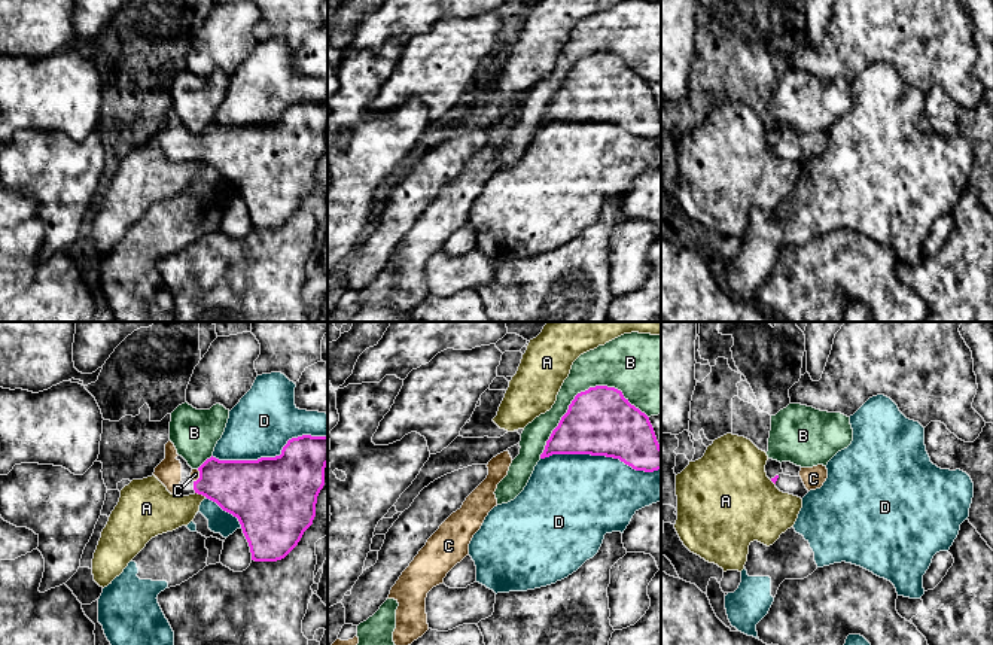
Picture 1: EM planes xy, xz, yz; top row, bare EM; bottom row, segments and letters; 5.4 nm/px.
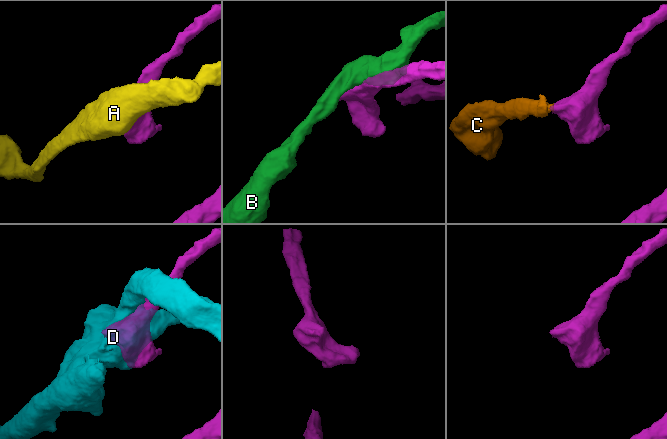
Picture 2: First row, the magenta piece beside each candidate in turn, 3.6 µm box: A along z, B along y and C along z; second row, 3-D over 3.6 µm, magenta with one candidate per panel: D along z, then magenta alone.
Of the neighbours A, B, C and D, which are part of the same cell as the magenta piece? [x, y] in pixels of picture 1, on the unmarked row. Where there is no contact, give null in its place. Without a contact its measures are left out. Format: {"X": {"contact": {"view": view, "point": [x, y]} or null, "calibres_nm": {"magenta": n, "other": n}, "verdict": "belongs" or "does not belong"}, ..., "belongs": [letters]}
{"A": {"contact": {"view": "xy", "point": [201, 160]}, "calibres_nm": {"magenta": 320, "other": 240}, "verdict": "does not belong"}, "B": {"contact": {"view": "xz", "point": [581, 58]}, "calibres_nm": {"magenta": 360, "other": 260}, "verdict": "does not belong"}, "C": {"contact": {"view": "xy", "point": [200, 142]}, "calibres_nm": {"magenta": 300, "other": 50}, "verdict": "belongs"}, "D": {"contact": {"view": "xy", "point": [271, 124]}, "calibres_nm": {"magenta": 460, "other": 340}, "verdict": "does not belong"}, "belongs": ["C"]}

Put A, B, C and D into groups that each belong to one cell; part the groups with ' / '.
A / B / C / D

